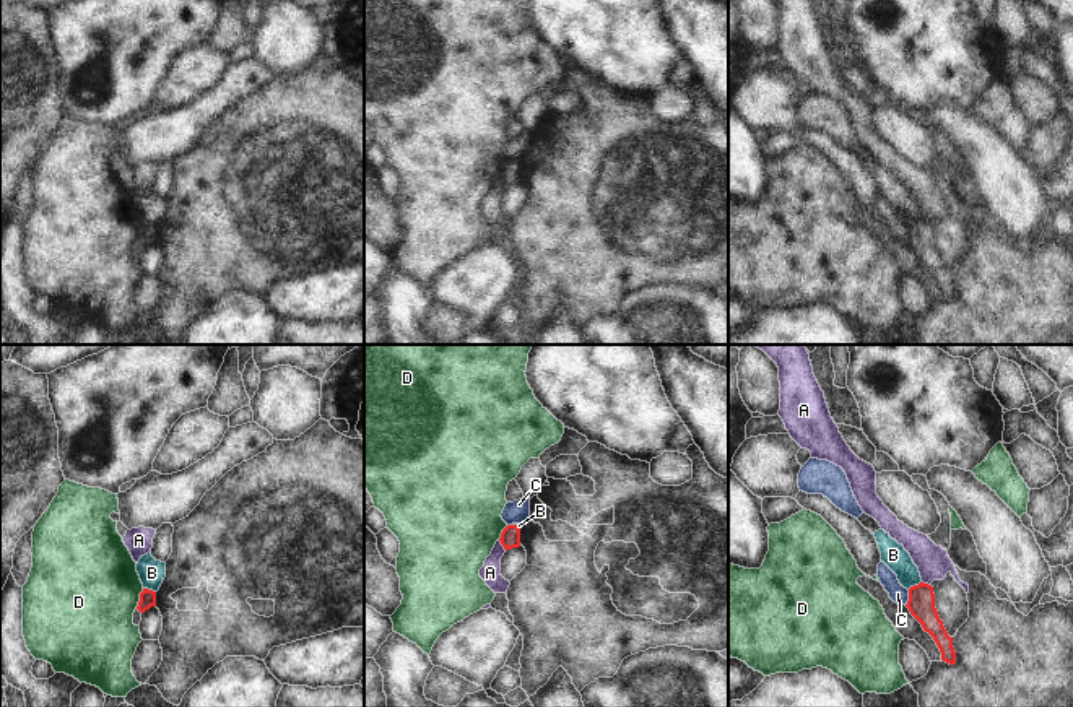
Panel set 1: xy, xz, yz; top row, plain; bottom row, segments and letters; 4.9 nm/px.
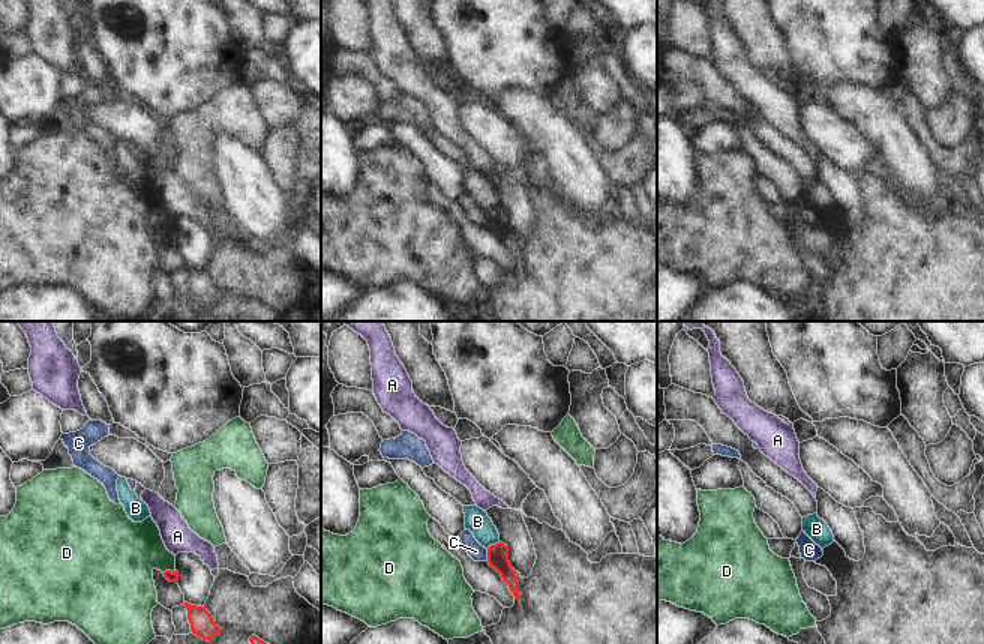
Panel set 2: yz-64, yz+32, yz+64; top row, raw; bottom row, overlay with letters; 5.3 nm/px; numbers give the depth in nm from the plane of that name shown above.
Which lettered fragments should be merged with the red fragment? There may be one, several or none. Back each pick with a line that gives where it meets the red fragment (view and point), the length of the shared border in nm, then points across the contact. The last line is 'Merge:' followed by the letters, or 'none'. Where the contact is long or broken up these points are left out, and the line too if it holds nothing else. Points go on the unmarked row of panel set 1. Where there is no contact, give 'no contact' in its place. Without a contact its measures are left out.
B: contact yz (914, 221); length 80 nm; way yz (920, 239), (920, 229), (914, 221), (906, 205), (893, 190)
Merge: B

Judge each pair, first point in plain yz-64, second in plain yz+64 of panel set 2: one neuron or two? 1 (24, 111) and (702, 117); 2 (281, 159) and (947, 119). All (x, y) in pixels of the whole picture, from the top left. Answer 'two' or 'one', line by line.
1: two
2: one

